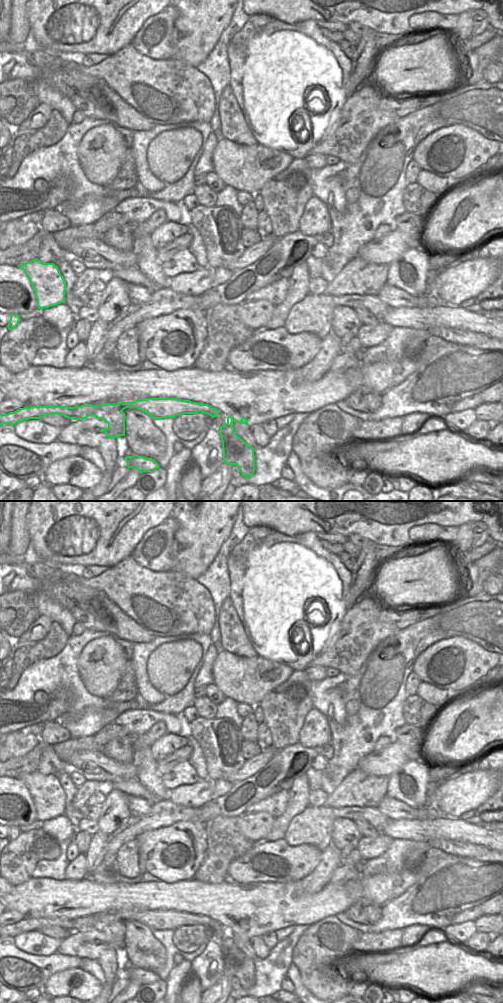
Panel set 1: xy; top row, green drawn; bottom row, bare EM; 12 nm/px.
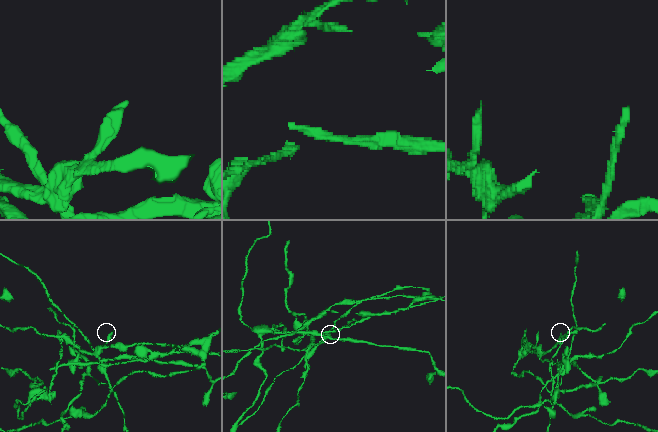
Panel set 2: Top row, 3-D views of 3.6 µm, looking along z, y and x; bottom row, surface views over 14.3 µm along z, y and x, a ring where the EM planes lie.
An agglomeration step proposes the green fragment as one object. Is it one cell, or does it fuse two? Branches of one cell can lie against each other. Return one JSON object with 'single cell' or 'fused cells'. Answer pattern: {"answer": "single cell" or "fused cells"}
{"answer": "fused cells"}

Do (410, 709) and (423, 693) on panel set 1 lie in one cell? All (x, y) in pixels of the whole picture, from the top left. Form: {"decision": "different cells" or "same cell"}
{"decision": "different cells"}

